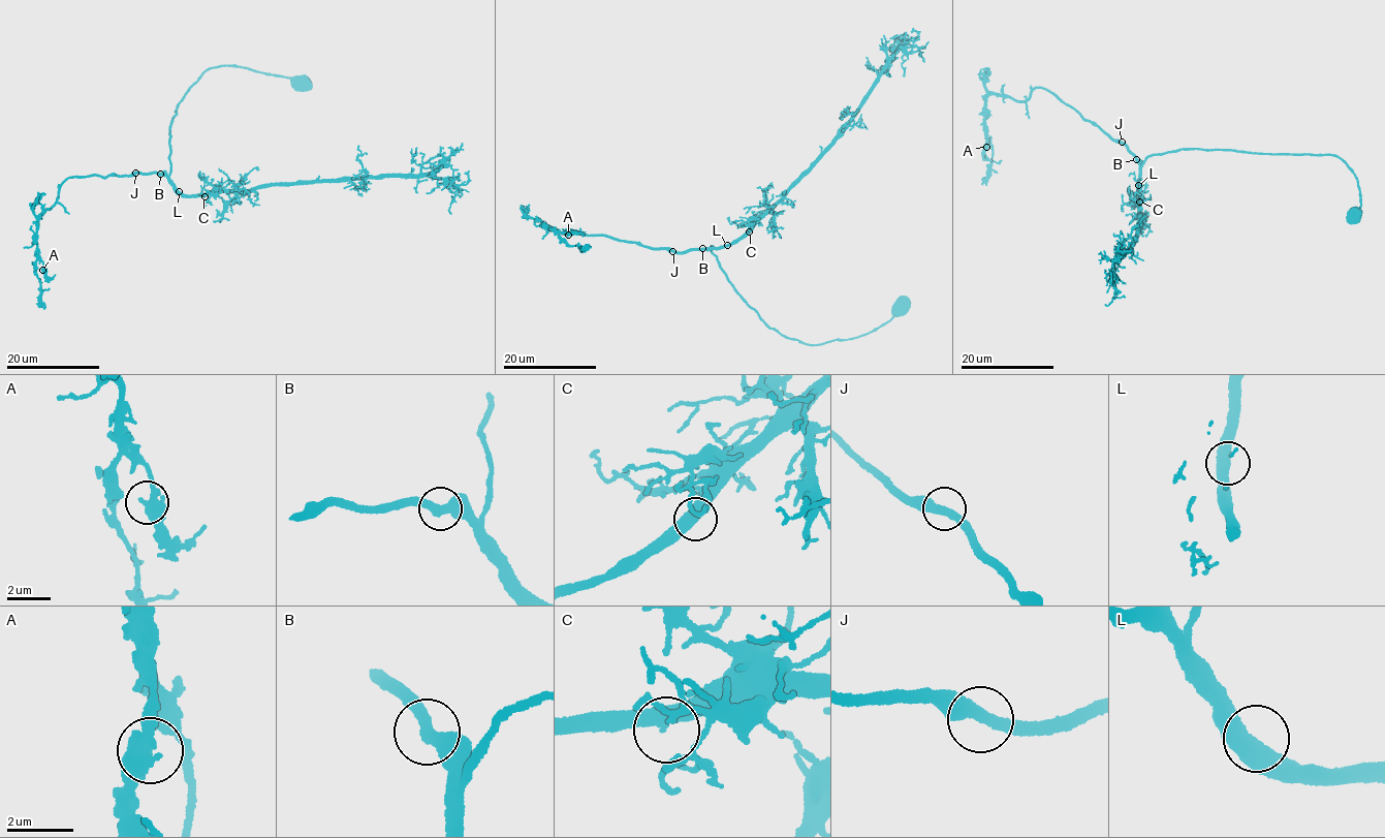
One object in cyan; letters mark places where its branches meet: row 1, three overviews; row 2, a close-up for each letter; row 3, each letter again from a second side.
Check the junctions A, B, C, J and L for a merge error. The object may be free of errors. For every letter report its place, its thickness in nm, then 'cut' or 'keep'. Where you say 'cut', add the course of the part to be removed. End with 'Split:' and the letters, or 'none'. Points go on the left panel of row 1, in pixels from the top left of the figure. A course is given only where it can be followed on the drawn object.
A: (42, 270) | 460 nm | keep
B: (160, 174) | 400 nm | keep
C: (205, 196) | 440 nm | keep
J: (135, 173) | 400 nm | keep
L: (179, 191) | 480 nm | keep
Split: none

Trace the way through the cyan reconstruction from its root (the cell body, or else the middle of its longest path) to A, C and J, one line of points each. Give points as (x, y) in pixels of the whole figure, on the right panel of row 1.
A: (1141, 169), (1125, 146), (1040, 87), (1022, 101), (1006, 96), (988, 96), (984, 119), (986, 147)
C: (1141, 169), (1139, 202)
J: (1141, 169), (1122, 142)

